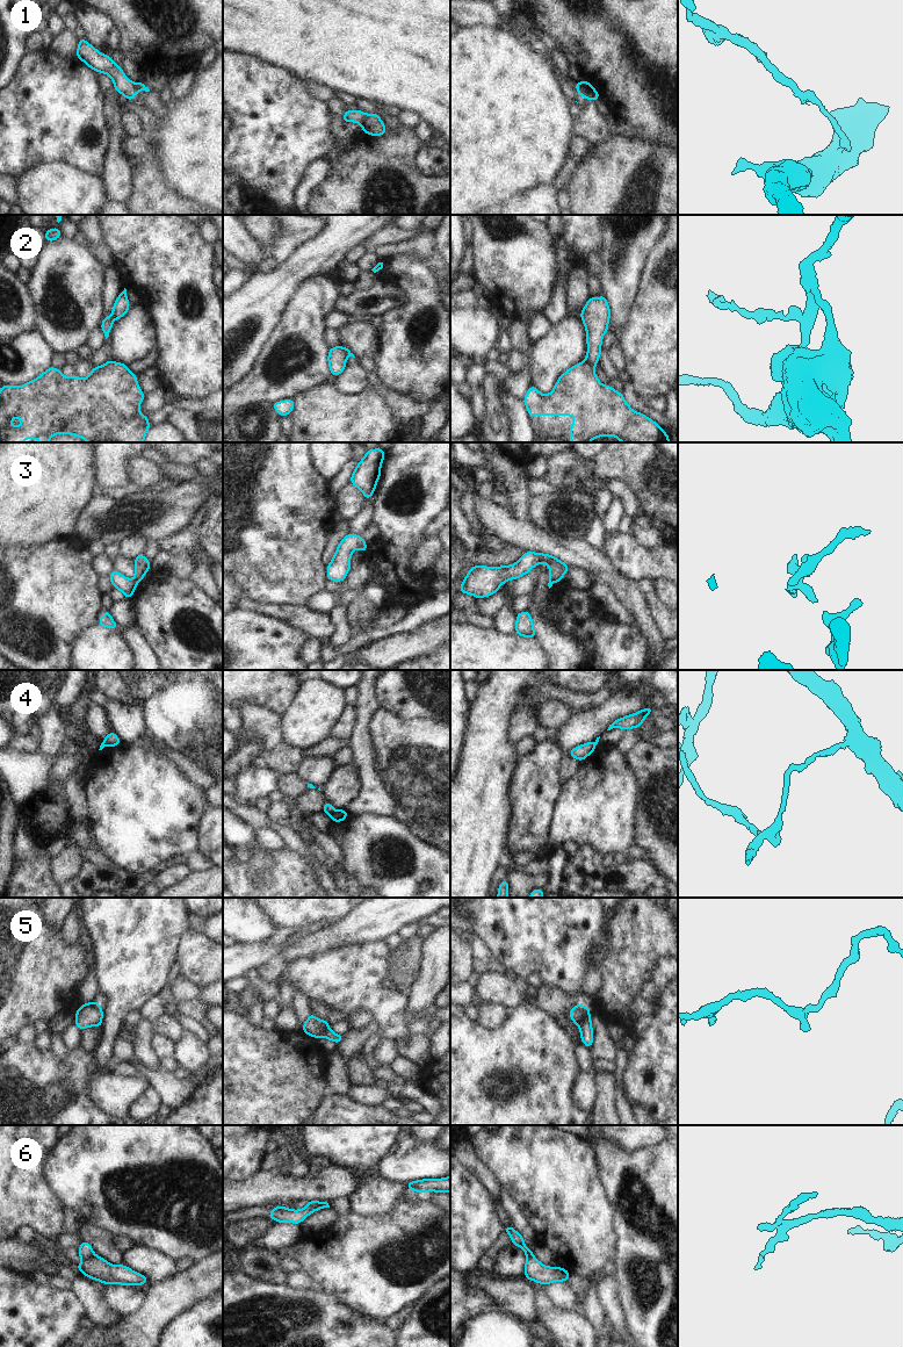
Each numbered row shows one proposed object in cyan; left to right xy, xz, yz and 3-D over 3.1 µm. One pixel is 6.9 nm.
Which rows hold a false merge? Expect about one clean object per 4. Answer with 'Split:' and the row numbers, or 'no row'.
Split: 1, 2, 3, 4, 5, 6

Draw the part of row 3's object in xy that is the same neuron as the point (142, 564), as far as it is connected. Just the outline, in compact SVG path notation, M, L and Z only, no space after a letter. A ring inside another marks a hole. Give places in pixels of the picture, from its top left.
M139 554L135 557L135 579L142 581L145 576L145 574L150 569L151 562L143 555Z

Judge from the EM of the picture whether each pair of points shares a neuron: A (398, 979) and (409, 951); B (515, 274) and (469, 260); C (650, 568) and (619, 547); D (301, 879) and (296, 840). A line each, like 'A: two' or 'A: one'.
A: one
B: two
C: one
D: two

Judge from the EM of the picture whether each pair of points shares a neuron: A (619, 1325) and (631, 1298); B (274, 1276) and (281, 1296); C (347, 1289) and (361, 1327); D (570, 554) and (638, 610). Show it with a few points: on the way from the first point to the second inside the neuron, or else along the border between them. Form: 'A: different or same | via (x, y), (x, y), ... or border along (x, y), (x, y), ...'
A: different | border along (618, 1287), (626, 1330), (630, 1334)
B: different | border along (251, 1275), (268, 1282), (284, 1283)
C: different | border along (345, 1303), (349, 1308), (380, 1320)
D: same | via (589, 559), (602, 568), (626, 591)

